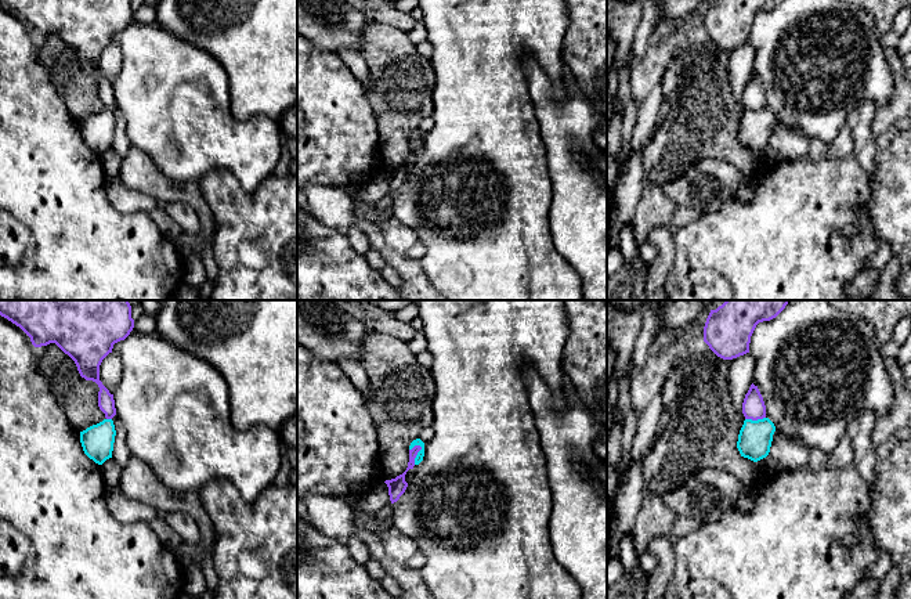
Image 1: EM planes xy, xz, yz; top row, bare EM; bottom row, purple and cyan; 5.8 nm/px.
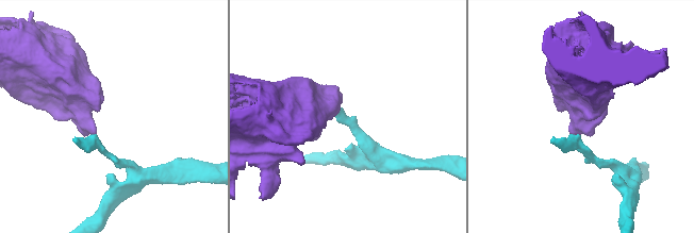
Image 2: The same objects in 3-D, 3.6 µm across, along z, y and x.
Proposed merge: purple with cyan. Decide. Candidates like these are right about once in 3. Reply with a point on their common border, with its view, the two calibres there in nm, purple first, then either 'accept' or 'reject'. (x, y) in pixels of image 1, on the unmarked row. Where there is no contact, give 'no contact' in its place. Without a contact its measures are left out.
xz (416, 144) | 100/50 nm | reject

